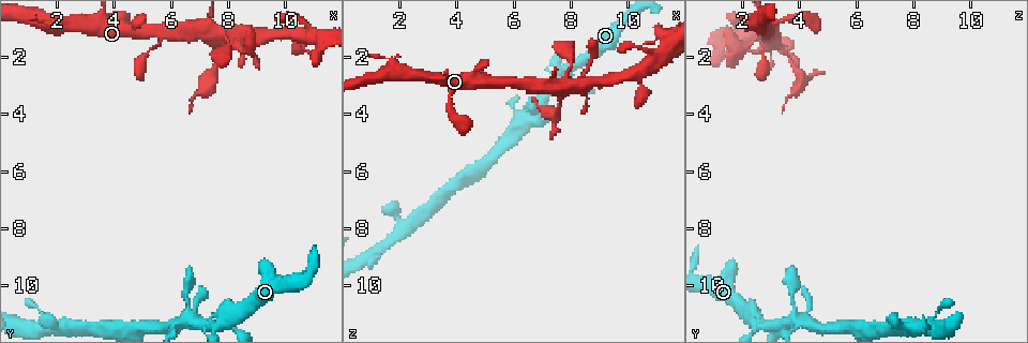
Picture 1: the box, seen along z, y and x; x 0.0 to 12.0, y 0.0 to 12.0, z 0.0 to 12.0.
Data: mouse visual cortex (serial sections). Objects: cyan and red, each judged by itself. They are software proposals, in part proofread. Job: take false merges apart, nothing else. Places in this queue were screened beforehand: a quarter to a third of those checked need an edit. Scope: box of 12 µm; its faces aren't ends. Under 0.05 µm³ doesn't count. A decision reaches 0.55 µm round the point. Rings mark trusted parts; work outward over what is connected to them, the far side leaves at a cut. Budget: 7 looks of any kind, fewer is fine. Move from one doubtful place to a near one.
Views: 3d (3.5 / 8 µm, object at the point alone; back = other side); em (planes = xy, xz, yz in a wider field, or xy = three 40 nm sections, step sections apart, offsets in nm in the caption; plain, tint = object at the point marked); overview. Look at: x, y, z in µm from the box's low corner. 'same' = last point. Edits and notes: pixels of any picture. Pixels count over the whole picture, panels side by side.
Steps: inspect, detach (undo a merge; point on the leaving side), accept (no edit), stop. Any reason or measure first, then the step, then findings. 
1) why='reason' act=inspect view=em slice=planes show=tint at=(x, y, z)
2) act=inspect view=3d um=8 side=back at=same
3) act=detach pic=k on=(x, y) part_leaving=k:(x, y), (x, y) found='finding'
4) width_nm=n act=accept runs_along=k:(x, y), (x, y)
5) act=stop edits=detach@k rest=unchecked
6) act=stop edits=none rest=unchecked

why='sharp bend' act=inspect view=em slice=xy step=1 show=tint at=(7.9, 11.4, 2.8)

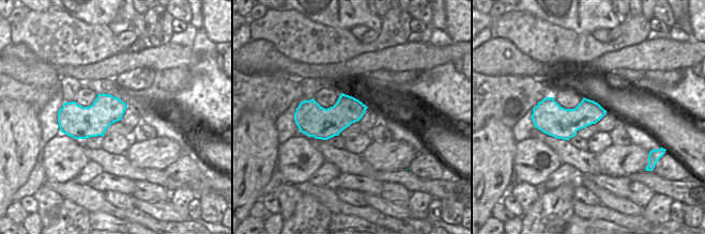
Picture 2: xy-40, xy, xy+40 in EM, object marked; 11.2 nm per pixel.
act=inspect view=3d um=3.5 side=back at=same

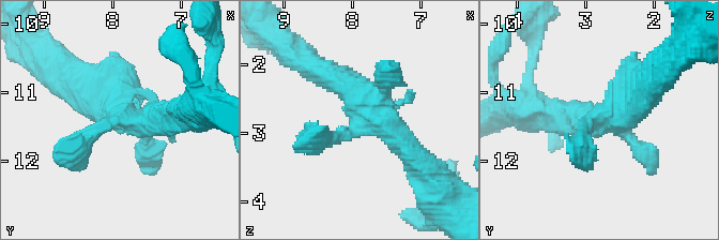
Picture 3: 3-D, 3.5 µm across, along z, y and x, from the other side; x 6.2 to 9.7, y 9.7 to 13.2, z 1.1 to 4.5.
act=accept runs_along=3:(644, 90), (578, 155) found='continuous, no second cell'

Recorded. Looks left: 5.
why='thin arm on a thick one' act=inspect view=3d um=8 at=(5.7, 1.2, 2.9)

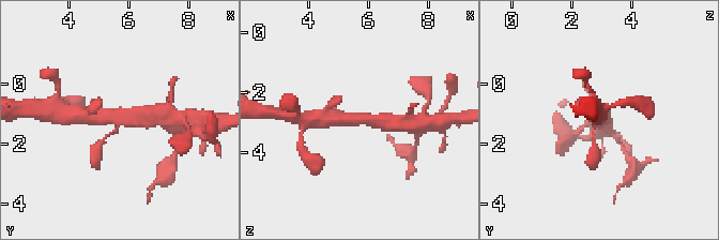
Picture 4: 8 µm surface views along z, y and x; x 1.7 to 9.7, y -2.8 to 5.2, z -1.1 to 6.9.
act=inspect view=3d um=3.5 at=(5.6, 1.2, 2.9)

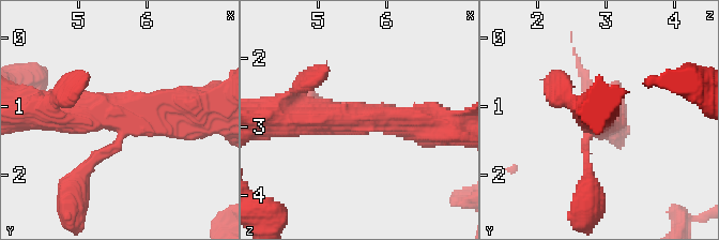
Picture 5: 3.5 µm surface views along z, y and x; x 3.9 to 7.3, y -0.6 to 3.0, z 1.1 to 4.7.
arms=3 arm_widths_nm=100,400,450 why='now the EM' act=inspect view=em slice=xy step=3 show=tint at=(5.65, 1.15, 2.90)

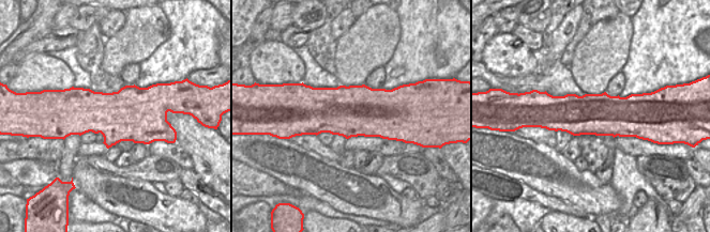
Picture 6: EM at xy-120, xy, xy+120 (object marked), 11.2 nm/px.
width_nm=600 act=accept runs_along=5:(286, 120), (434, 125) found='one cell here'

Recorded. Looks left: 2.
why='four or more arms meet' act=inspect view=3d um=8 at=(7.9, 1.2, 3.0)

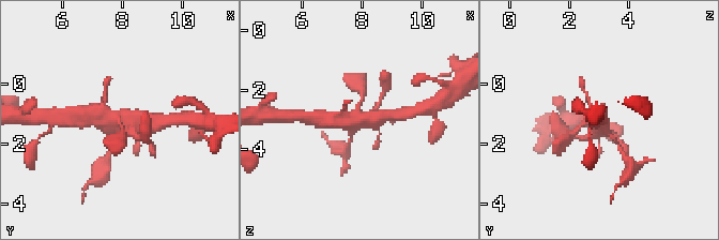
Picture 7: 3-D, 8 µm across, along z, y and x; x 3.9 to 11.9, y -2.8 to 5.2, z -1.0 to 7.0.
why='need the tissue' act=inspect view=em slice=xy step=2 show=tint at=(7.8, 1.2, 3.0)

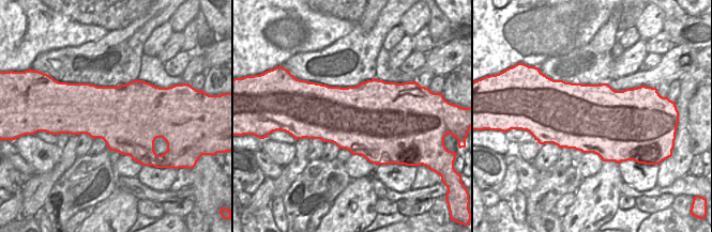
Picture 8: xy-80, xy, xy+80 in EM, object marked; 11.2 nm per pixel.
act=accept runs_along=7:(80, 115), (143, 119) found='all the same cell'

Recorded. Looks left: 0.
act=stop edits=none rest=unchecked

